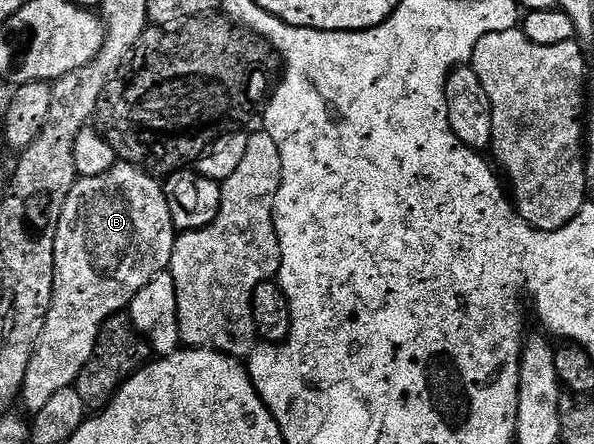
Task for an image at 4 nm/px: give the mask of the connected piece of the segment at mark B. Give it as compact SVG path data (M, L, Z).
M118 161L104 173L75 179L68 193L68 201L64 201L56 229L52 305L48 309L38 350L28 365L28 374L24 377L20 396L21 405L26 406L30 413L44 409L44 405L48 405L48 401L60 393L60 389L68 389L77 384L84 365L88 365L88 357L92 357L96 349L104 321L108 321L112 315L125 312L132 297L136 297L136 293L140 293L140 289L144 289L152 277L169 268L175 238L165 186L135 163Z

